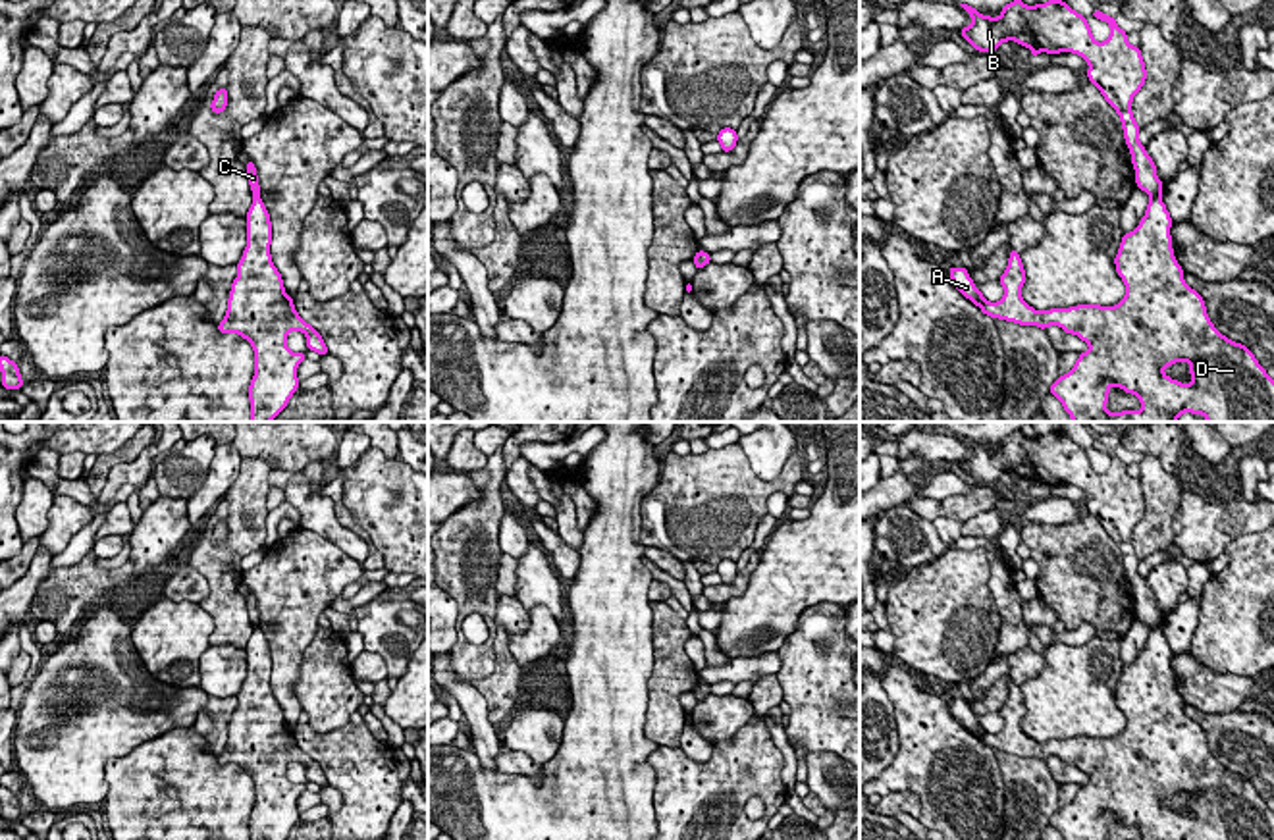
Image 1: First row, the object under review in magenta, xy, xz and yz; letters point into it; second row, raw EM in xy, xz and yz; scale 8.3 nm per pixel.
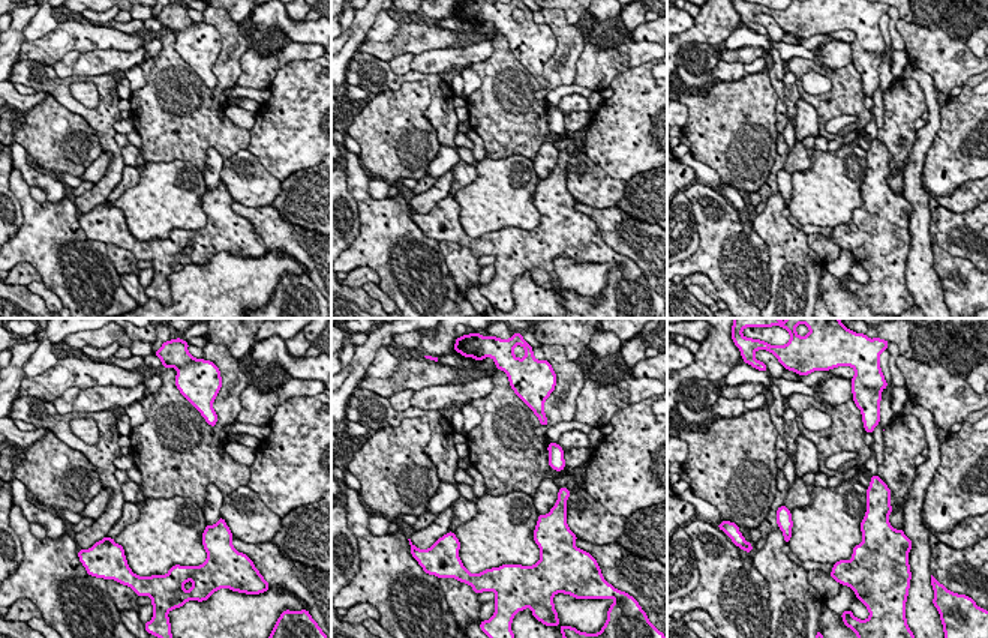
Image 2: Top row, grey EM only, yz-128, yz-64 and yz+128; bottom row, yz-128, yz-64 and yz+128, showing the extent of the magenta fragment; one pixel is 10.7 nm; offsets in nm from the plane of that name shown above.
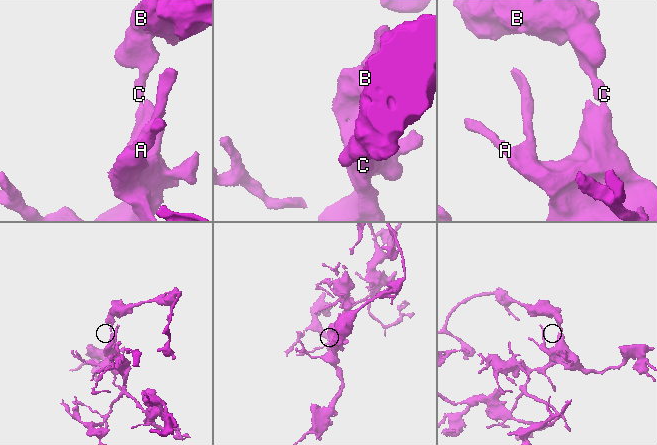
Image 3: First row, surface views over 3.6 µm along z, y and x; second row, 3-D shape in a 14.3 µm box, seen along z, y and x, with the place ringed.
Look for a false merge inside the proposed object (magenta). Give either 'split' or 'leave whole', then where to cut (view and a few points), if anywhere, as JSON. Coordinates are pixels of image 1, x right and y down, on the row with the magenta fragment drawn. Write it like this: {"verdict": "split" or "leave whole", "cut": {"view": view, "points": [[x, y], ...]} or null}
{"verdict": "split", "cut": {"view": "yz", "points": [[1151, 195], [1159, 197]]}}

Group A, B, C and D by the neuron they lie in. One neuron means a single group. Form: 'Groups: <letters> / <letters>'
Groups: A D / B C

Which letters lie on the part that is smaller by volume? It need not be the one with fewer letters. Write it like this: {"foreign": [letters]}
{"foreign": ["B", "C"]}

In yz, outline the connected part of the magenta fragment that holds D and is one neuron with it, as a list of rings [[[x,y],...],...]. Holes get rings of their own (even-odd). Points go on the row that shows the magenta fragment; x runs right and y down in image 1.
[[[1151,197],[1139,225],[1122,235],[1114,264],[1126,285],[1126,297],[1114,306],[1077,304],[1035,310],[1022,299],[1025,270],[1014,249],[1010,249],[1008,268],[998,279],[1004,287],[1000,301],[987,301],[964,266],[948,266],[950,281],[991,318],[1041,329],[1060,326],[1089,345],[1087,353],[1079,353],[1074,368],[1054,380],[1048,389],[1074,422],[1176,422],[1183,412],[1203,414],[1207,422],[1274,422],[1274,380],[1245,345],[1228,339],[1214,328],[1203,297],[1183,281],[1170,227],[1172,218],[1162,197]],[[1181,360],[1191,364],[1191,383],[1164,374],[1166,366]],[[1112,385],[1135,395],[1141,408],[1108,412]]]

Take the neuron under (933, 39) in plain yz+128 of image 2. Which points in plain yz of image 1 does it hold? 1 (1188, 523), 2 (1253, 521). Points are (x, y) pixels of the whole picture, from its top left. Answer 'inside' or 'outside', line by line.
1: inside
2: inside

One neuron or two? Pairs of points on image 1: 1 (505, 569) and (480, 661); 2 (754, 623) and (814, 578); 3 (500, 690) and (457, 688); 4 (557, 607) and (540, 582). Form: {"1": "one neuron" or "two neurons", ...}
{"1": "two neurons", "2": "one neuron", "3": "two neurons", "4": "one neuron"}

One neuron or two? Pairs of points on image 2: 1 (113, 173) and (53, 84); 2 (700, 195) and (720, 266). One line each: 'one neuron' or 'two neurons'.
1: one neuron
2: one neuron

